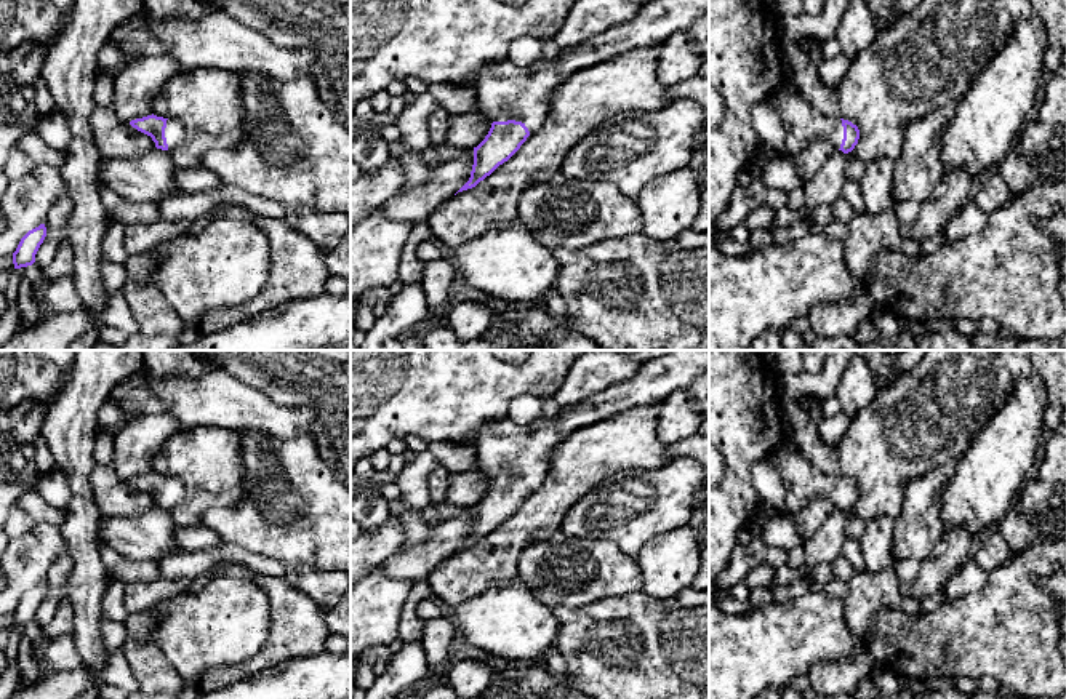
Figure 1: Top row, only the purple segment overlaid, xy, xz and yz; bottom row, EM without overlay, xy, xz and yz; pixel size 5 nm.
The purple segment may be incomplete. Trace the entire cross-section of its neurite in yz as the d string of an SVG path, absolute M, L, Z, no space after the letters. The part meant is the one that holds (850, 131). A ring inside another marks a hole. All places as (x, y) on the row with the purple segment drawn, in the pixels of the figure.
M840 118L840 120L842 120L842 126L844 126L844 139L842 139L842 144L840 144L839 150L842 150L844 154L848 154L858 144L860 130L852 122L844 120L844 118Z

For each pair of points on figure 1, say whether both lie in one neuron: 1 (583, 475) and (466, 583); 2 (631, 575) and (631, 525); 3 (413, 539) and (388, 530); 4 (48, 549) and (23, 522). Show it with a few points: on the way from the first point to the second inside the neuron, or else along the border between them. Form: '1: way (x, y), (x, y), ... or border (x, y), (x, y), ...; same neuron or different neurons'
1: way (554, 496), (495, 554); same neuron
2: border (597, 538), (607, 538), (626, 555), (636, 559); different neurons
3: border (391, 515), (400, 525), (404, 535), (400, 551); different neurons
4: border (36, 522), (16, 538); different neurons

